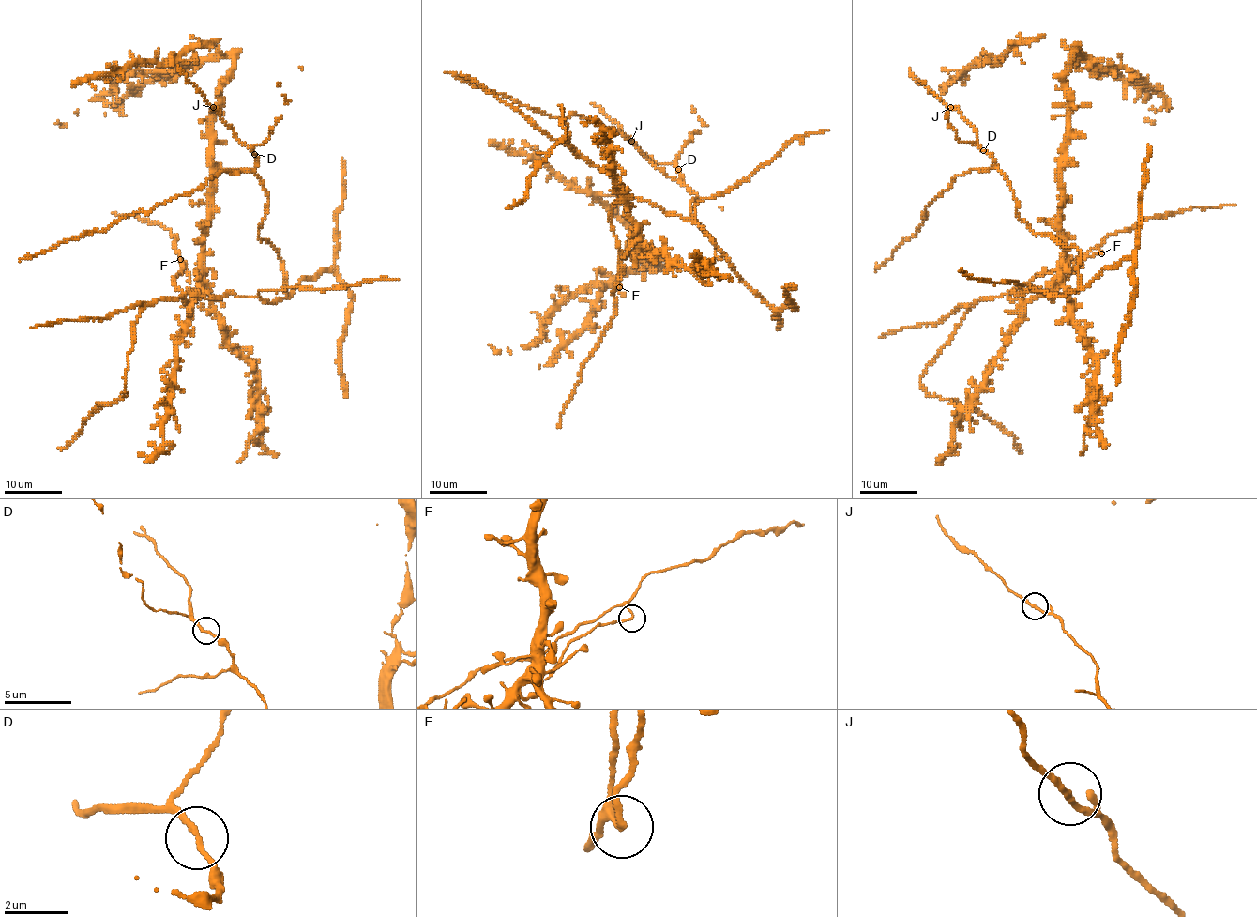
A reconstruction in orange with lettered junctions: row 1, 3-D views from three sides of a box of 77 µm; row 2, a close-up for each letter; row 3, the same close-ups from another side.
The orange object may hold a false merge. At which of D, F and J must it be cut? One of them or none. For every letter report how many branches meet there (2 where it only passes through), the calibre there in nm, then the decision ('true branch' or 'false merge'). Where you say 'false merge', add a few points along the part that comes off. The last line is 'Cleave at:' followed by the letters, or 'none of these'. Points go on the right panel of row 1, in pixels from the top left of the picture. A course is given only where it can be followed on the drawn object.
D: 2 | 180 nm | true branch
F: 2 | 160 nm | false merge | (1101, 253), (1085, 256), (1077, 262), (1064, 280)
J: 2 | 180 nm | true branch
Cleave at: F

